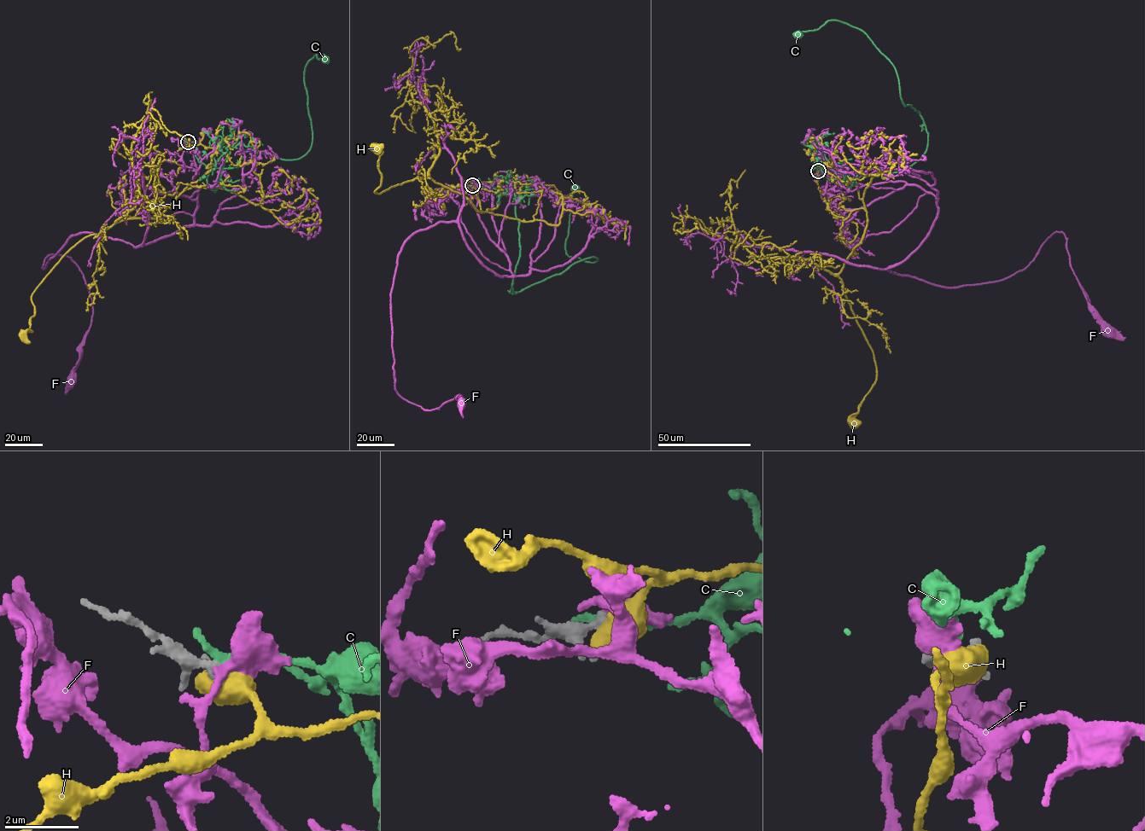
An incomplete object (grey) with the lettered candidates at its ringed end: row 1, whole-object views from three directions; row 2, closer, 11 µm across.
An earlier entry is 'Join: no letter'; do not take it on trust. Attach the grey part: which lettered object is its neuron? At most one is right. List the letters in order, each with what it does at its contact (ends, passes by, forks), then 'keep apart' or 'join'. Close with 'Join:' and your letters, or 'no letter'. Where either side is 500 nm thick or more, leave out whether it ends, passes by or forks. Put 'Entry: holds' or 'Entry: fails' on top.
Entry: holds
C: it ends there; keep apart
F: it passes by; keep apart
H: keep apart
Join: no letter

